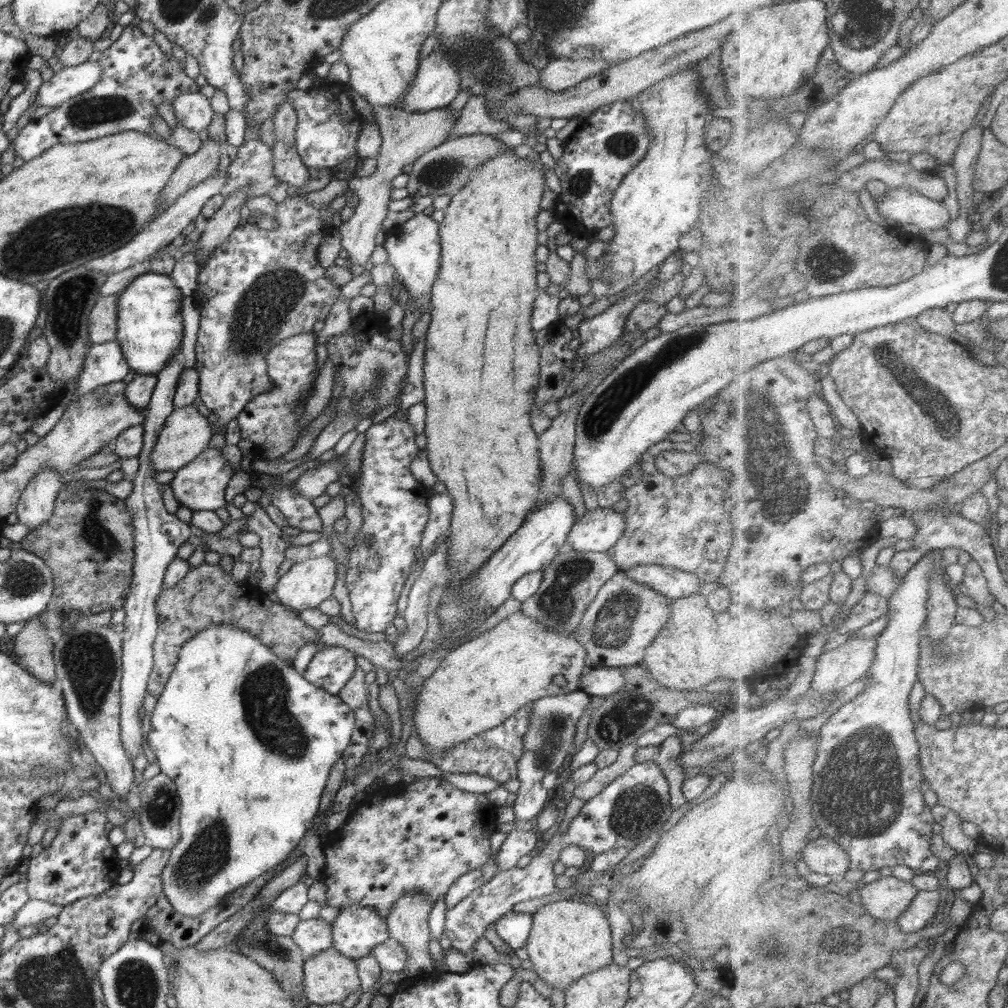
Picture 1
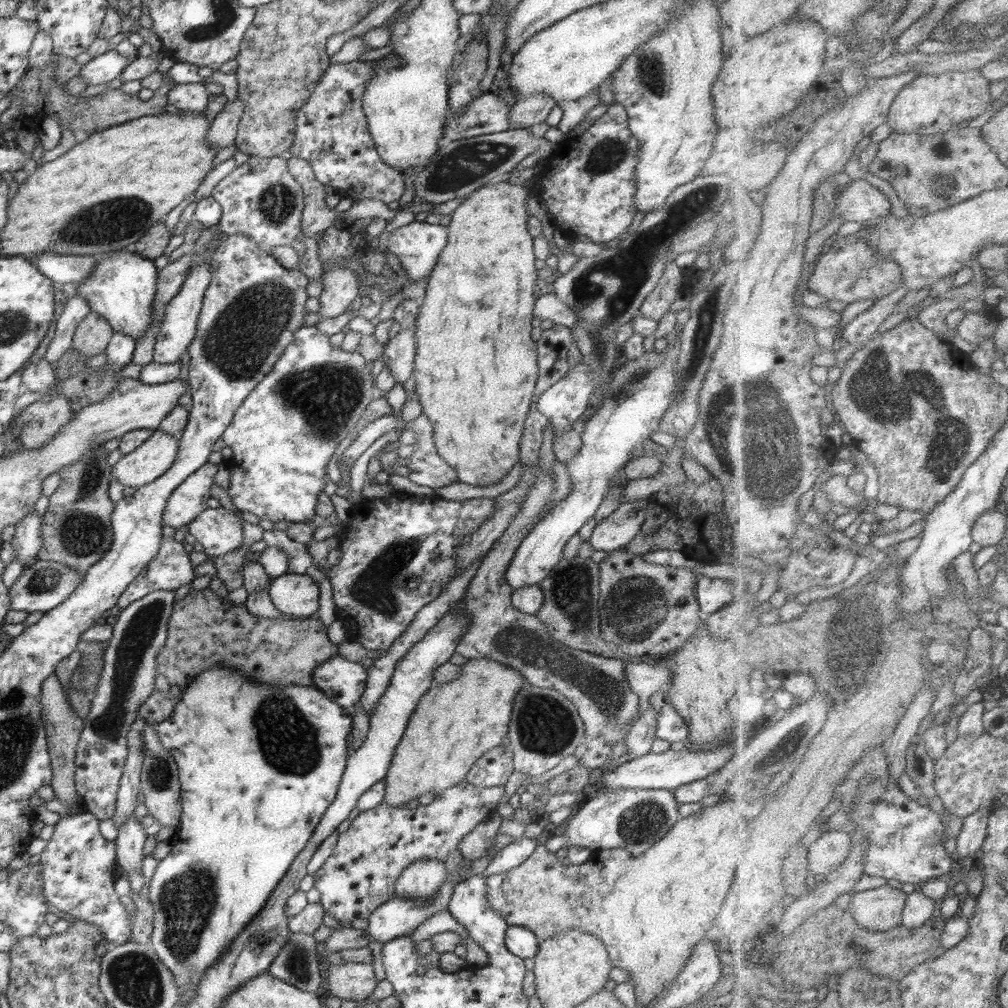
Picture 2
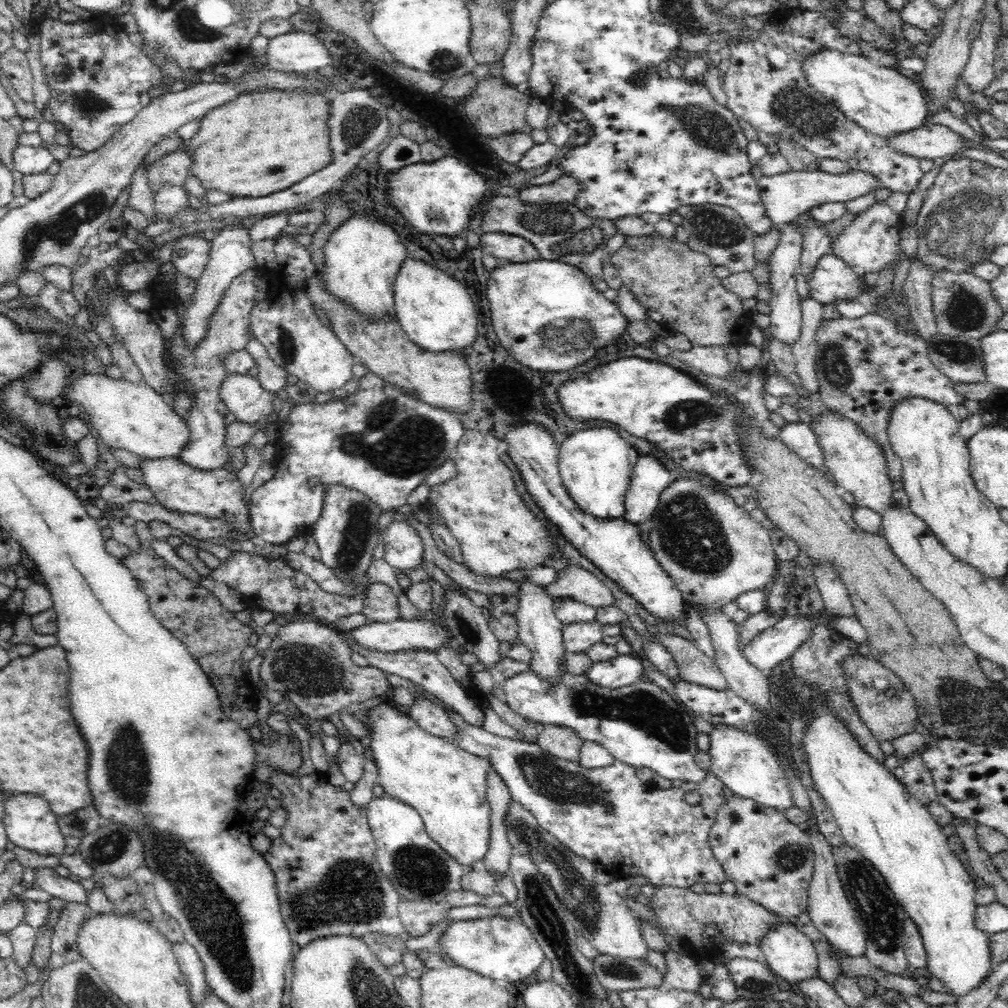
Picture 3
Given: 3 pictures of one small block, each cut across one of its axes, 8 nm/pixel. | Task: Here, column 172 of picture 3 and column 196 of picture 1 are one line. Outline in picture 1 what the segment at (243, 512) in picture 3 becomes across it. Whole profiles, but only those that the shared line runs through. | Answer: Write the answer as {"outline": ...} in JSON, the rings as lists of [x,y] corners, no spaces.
{"outline":[[[205,448],[192,462],[185,464],[179,471],[175,471],[175,476],[169,485],[179,506],[186,506],[192,511],[215,510],[224,507],[225,492],[229,490],[234,473],[236,471],[224,460],[221,450]]]}

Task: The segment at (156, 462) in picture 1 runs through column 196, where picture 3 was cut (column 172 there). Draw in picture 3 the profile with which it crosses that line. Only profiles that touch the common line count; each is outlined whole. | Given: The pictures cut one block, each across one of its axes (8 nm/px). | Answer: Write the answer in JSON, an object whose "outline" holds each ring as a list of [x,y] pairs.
{"outline":[[[82,373],[65,395],[73,404],[80,404],[90,417],[92,432],[97,432],[101,442],[111,448],[126,449],[142,458],[179,457],[190,438],[186,421],[175,413],[171,401],[154,391],[143,378],[133,383],[125,377],[113,380],[102,373]]]}

